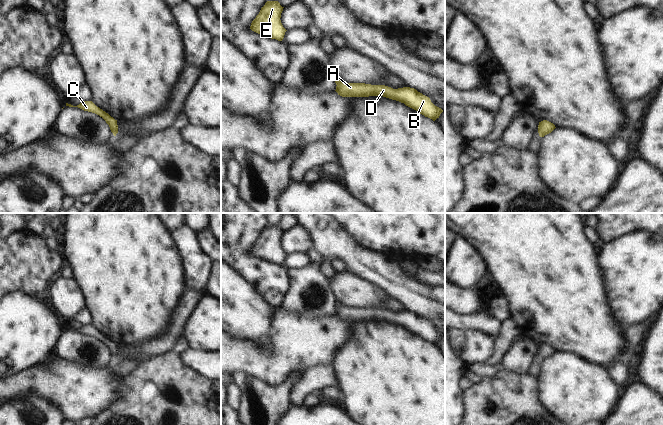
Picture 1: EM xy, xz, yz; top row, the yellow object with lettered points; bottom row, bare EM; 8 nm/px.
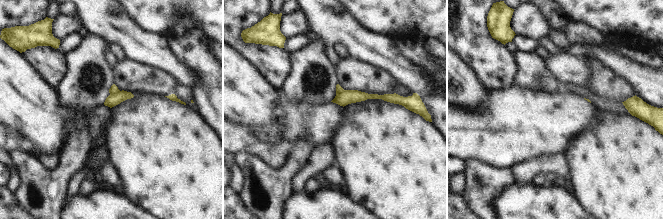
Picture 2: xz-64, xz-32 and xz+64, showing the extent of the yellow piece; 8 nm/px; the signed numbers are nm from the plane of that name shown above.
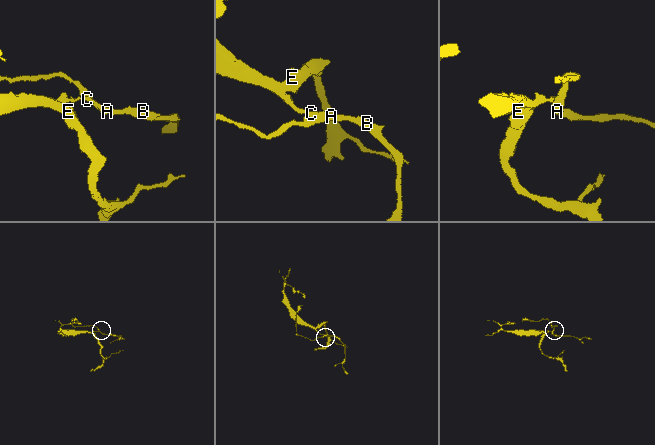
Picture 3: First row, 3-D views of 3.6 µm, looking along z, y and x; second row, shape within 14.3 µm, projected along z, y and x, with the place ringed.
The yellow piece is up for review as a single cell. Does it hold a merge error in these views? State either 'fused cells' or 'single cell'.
fused cells

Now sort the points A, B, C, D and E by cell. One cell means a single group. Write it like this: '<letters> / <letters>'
A B D / C E

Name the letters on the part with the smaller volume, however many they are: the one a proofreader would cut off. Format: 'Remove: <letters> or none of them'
Remove: A, B, D

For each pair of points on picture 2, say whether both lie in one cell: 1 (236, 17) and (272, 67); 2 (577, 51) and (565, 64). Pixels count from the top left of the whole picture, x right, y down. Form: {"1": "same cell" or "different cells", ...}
{"1": "same cell", "2": "different cells"}

